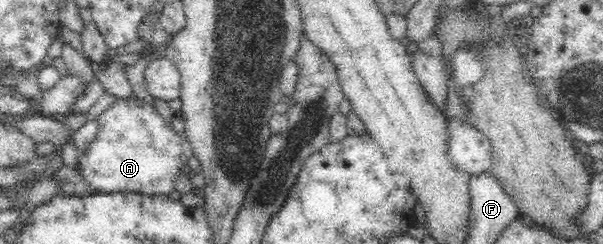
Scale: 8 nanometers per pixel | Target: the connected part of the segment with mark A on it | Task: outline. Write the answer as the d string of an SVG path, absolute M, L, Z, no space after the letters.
M117 98L97 118L95 138L85 151L78 153L78 176L95 191L113 193L116 191L139 192L145 195L169 194L174 189L175 177L181 175L181 165L187 164L193 156L192 147L185 135L178 135L155 109L142 99Z

